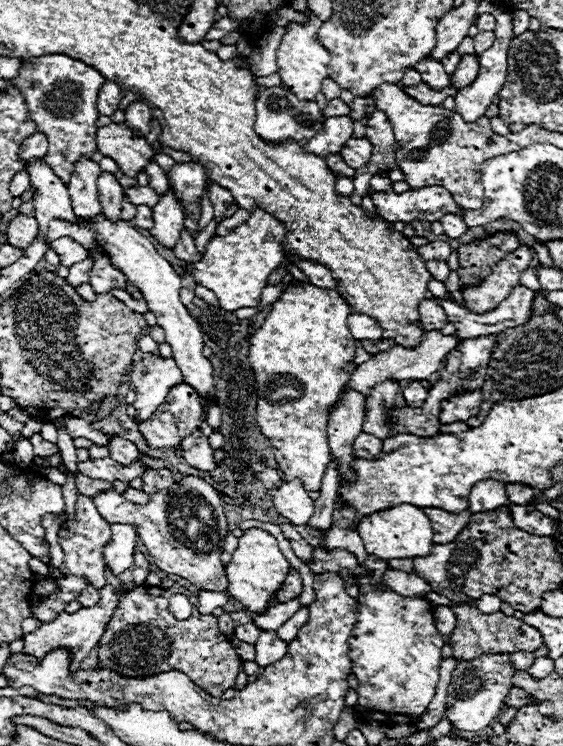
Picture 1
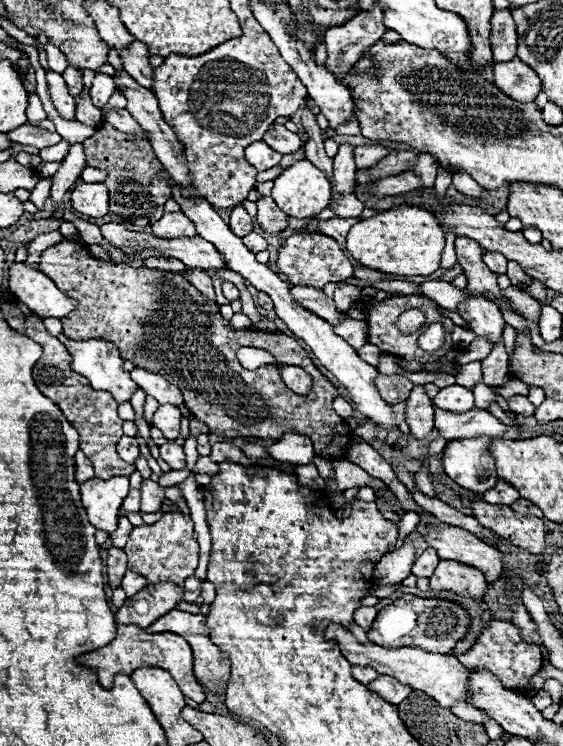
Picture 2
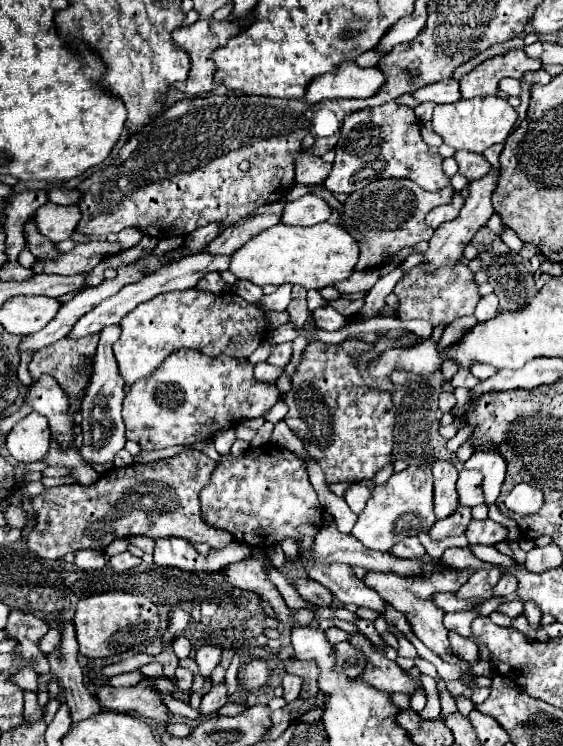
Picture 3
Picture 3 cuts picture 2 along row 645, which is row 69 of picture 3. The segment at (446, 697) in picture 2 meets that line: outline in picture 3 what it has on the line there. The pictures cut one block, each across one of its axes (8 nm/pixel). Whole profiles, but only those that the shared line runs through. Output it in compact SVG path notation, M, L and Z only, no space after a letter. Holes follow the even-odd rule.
M356 62L340 64L338 74L322 74L306 88L306 102L316 104L326 98L368 98L376 94L384 74L372 68L360 68Z

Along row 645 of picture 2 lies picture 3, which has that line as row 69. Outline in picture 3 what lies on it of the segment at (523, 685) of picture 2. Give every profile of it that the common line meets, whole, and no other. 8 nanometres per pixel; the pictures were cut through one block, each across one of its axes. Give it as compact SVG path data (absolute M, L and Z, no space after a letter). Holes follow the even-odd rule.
M512 50L508 54L484 60L478 68L474 68L470 74L460 78L460 92L462 98L474 98L474 96L496 96L498 94L498 82L506 76L522 78L526 70L538 70L540 60L528 58L524 50Z

